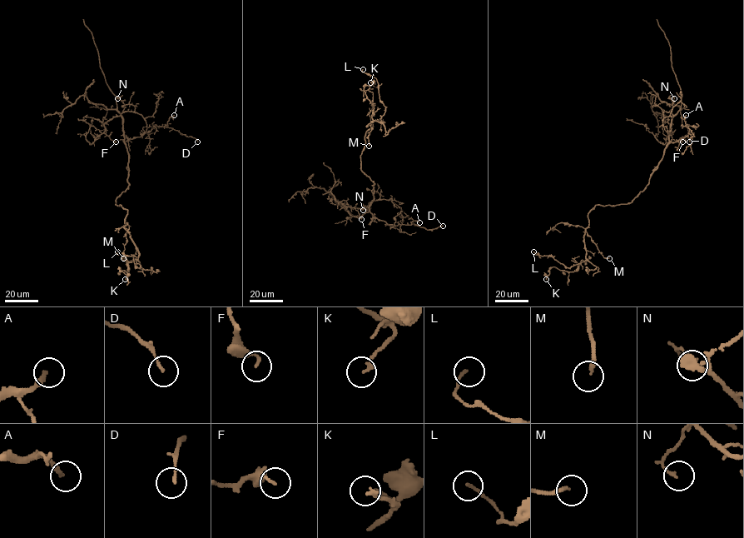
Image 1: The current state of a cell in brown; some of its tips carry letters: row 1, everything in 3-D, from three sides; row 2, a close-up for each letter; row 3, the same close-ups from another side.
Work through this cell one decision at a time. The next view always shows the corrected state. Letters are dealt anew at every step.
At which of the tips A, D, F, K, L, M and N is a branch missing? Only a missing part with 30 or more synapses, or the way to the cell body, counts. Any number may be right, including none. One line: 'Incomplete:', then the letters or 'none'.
Incomplete: none

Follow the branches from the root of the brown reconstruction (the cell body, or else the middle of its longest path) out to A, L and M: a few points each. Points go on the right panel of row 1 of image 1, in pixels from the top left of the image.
A: (644, 189), (664, 148), (688, 134), (686, 115)
L: (644, 189), (630, 202), (596, 205), (591, 210), (584, 235), (585, 261), (567, 267), (552, 256), (533, 251)
M: (644, 189), (630, 202), (596, 205), (588, 213), (586, 231), (602, 256), (609, 258)

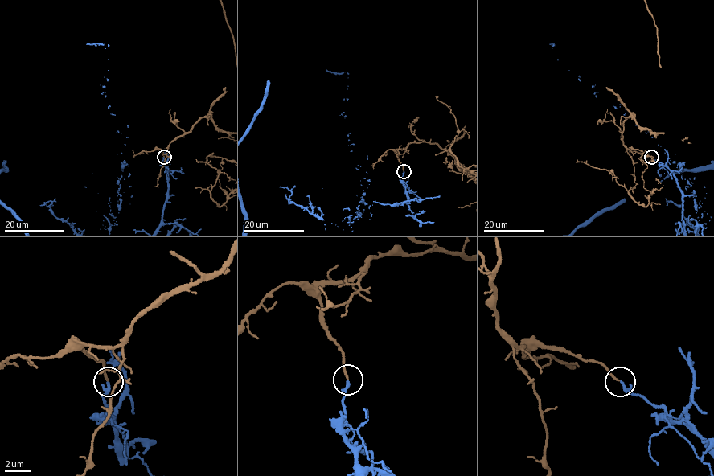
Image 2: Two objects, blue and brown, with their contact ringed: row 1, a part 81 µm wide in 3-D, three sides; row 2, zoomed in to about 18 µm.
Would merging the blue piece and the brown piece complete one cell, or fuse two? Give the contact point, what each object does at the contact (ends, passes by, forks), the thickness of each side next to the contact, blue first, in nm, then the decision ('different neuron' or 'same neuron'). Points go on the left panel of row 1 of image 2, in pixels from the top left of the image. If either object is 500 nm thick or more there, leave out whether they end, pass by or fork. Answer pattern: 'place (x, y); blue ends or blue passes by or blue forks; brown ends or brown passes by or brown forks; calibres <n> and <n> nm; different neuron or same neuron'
place (164, 157); blue passes by; brown ends; calibres 160 and 140 nm; different neuron

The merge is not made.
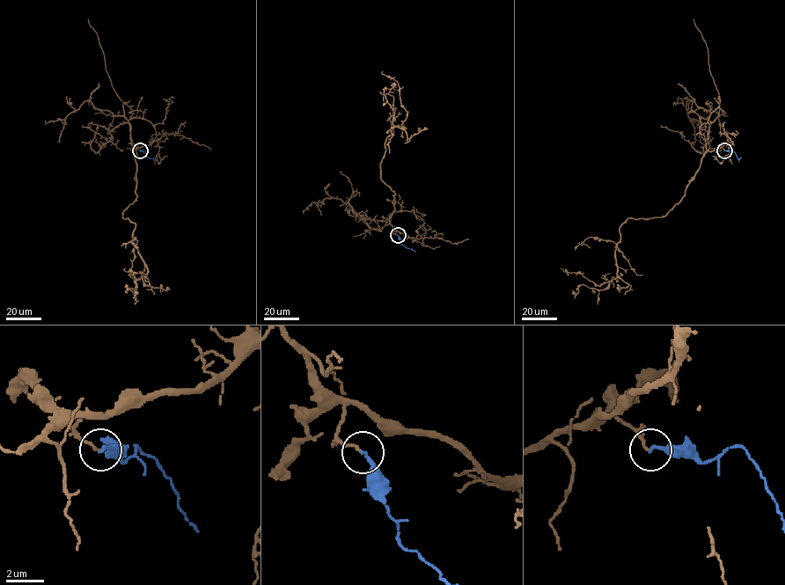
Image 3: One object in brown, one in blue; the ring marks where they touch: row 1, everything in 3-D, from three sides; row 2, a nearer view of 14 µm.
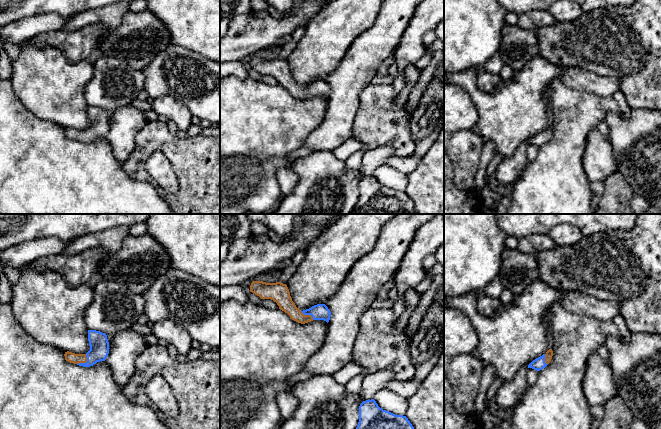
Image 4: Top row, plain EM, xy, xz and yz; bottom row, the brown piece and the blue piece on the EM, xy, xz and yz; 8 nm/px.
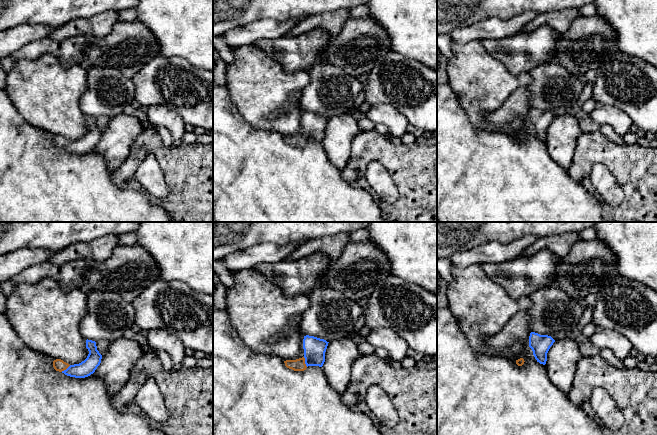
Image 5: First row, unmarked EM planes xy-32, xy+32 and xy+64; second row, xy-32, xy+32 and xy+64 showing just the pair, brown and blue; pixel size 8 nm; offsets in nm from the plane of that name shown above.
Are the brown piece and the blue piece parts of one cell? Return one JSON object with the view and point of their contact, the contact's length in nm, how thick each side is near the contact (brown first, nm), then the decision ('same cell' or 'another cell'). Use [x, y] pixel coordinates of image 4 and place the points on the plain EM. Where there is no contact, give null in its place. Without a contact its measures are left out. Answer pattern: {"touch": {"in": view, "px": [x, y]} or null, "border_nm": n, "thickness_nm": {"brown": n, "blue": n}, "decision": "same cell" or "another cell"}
{"touch": {"in": "xy", "px": [85, 138]}, "border_nm": 120, "thickness_nm": {"brown": 80, "blue": 160}, "decision": "same cell"}

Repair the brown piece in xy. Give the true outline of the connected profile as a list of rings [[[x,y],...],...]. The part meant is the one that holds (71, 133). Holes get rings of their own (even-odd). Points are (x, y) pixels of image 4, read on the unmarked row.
[[[88,106],[90,126],[86,130],[65,128],[65,136],[83,143],[90,143],[100,137],[105,137],[109,130],[107,111],[100,107]]]

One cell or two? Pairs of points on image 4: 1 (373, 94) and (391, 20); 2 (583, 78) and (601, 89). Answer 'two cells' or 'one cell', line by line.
1: two cells
2: one cell

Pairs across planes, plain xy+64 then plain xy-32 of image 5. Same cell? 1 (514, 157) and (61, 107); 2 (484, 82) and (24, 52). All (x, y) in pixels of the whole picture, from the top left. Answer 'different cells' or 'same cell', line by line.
1: different cells
2: different cells

